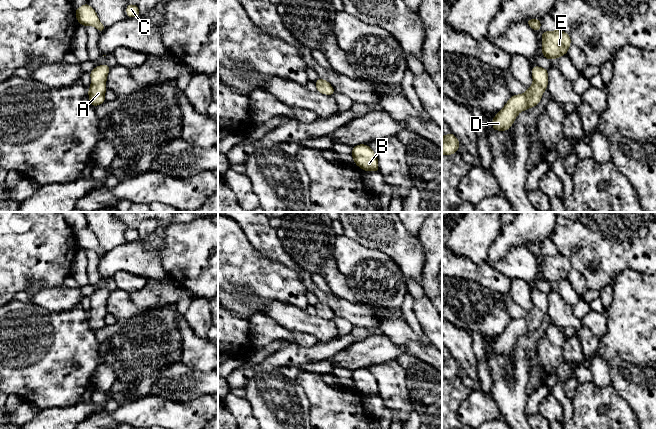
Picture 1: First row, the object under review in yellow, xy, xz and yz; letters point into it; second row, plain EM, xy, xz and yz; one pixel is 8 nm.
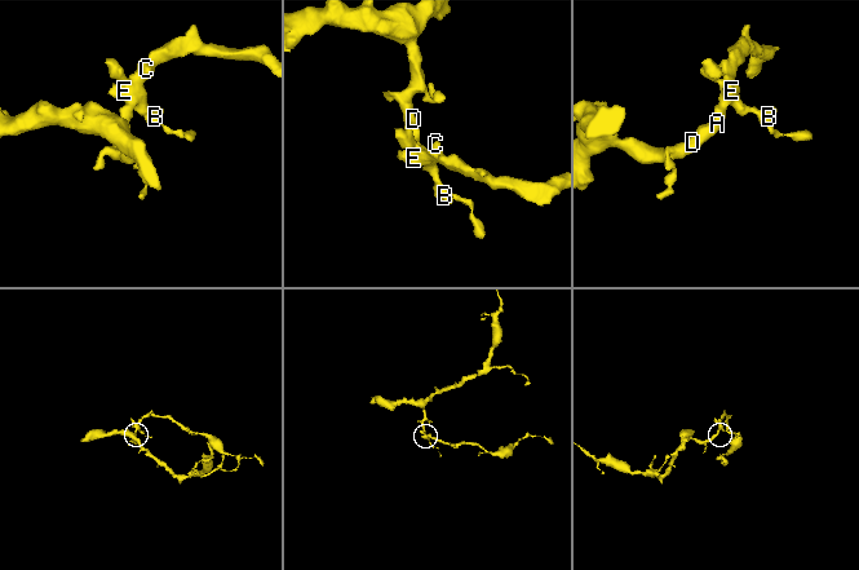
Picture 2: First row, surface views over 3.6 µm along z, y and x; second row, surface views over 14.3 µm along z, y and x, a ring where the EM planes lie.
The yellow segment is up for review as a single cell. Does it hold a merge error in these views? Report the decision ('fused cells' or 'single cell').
single cell

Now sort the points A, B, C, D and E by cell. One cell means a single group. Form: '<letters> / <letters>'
A B C D E

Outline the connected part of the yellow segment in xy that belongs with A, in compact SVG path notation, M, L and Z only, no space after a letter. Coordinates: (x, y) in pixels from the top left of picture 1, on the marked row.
M102 64L95 67L89 72L91 77L91 86L88 89L88 96L90 103L94 108L99 104L103 104L106 102L106 81L109 71L110 66L108 64Z

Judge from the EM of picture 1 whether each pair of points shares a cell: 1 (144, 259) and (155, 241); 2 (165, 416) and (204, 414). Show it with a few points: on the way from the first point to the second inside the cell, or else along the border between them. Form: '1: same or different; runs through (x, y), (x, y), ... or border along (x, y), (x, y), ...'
1: different; border along (138, 240), (146, 248), (159, 254)
2: same; runs through (175, 416), (194, 415)

